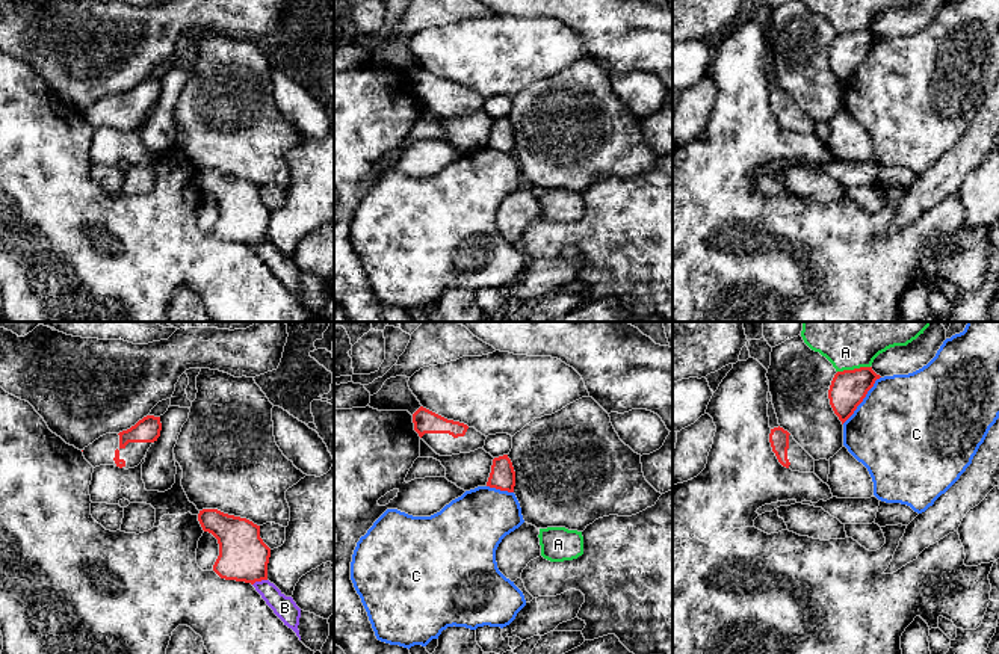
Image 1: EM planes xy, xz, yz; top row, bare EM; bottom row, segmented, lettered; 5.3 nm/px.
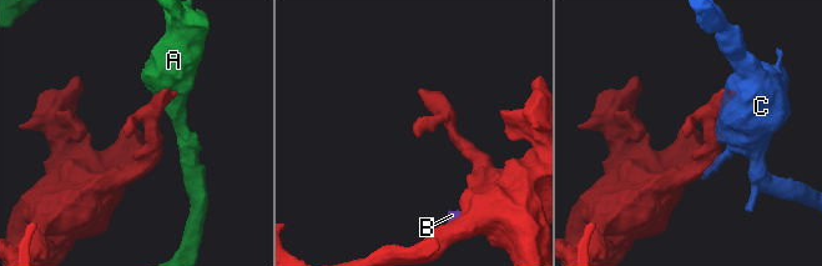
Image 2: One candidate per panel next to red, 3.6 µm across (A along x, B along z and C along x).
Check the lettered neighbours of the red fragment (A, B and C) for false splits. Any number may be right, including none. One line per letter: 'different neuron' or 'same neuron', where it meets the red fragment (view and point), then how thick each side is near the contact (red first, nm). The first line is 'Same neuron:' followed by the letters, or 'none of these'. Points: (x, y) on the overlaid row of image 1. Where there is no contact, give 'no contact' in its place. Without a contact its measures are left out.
Same neuron: none of these
A: different neuron; contact yz (854, 369); calibres 200 and 460 nm
B: different neuron; contact xy (259, 580); calibres 260 and 120 nm
C: different neuron; contact yz (862, 401); calibres 200 and 500 nm

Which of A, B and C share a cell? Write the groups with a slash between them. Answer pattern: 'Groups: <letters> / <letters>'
Groups: A / B C

